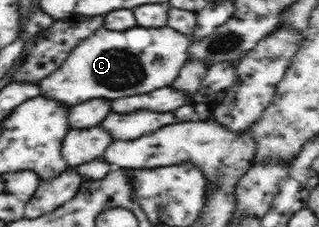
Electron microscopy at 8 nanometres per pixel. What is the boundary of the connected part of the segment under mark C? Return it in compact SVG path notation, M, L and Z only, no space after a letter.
M168 25L162 28L138 26L120 32L109 31L105 28L98 29L96 33L72 48L70 55L59 69L39 81L40 96L52 98L52 100L60 101L64 105L75 106L83 101L98 98L120 99L120 97L142 95L142 93L150 93L160 87L168 87L174 83L174 79L178 77L182 67L187 63L189 42L189 35L179 33Z

